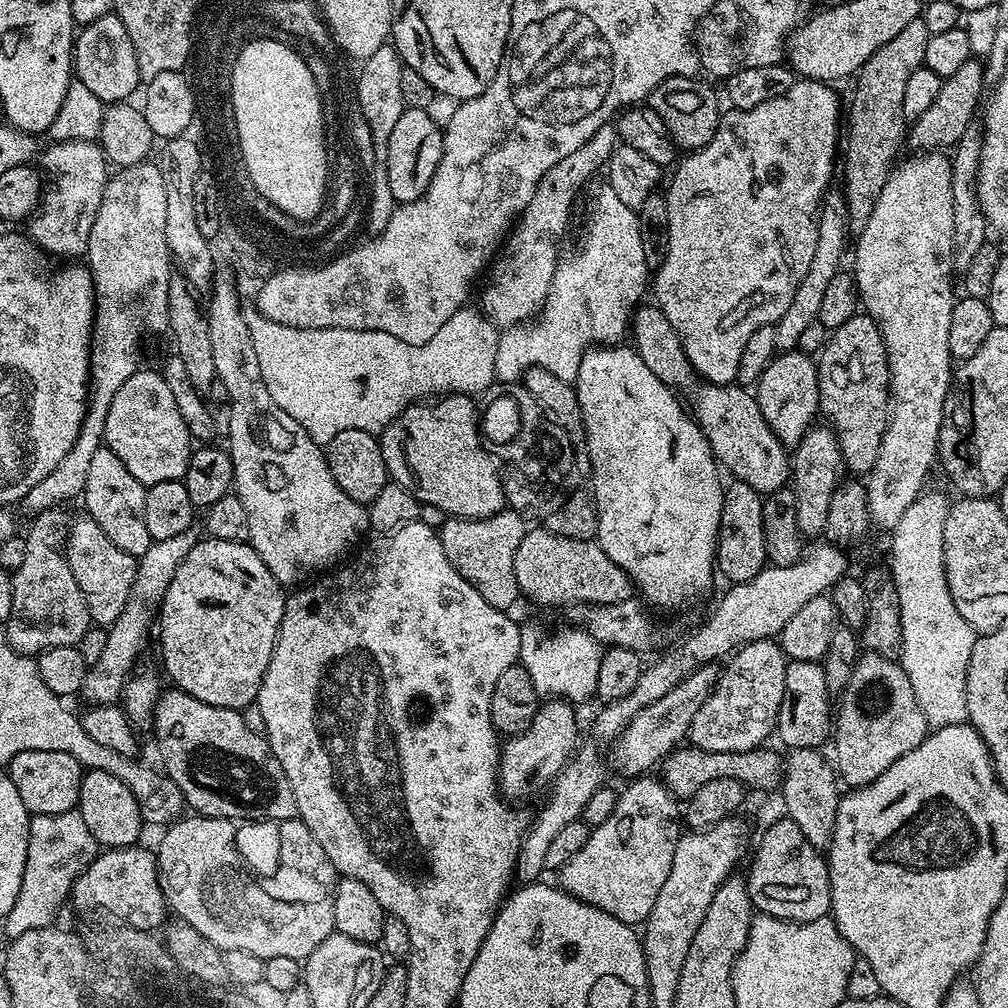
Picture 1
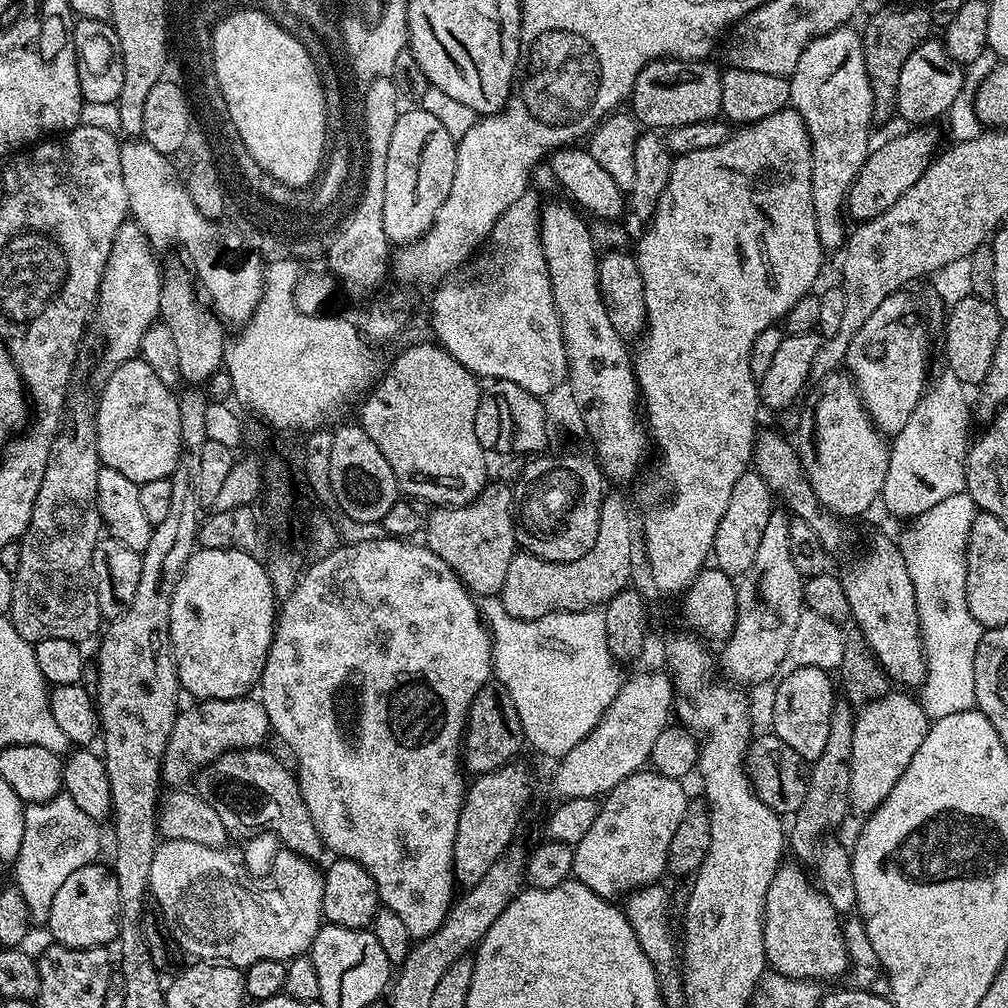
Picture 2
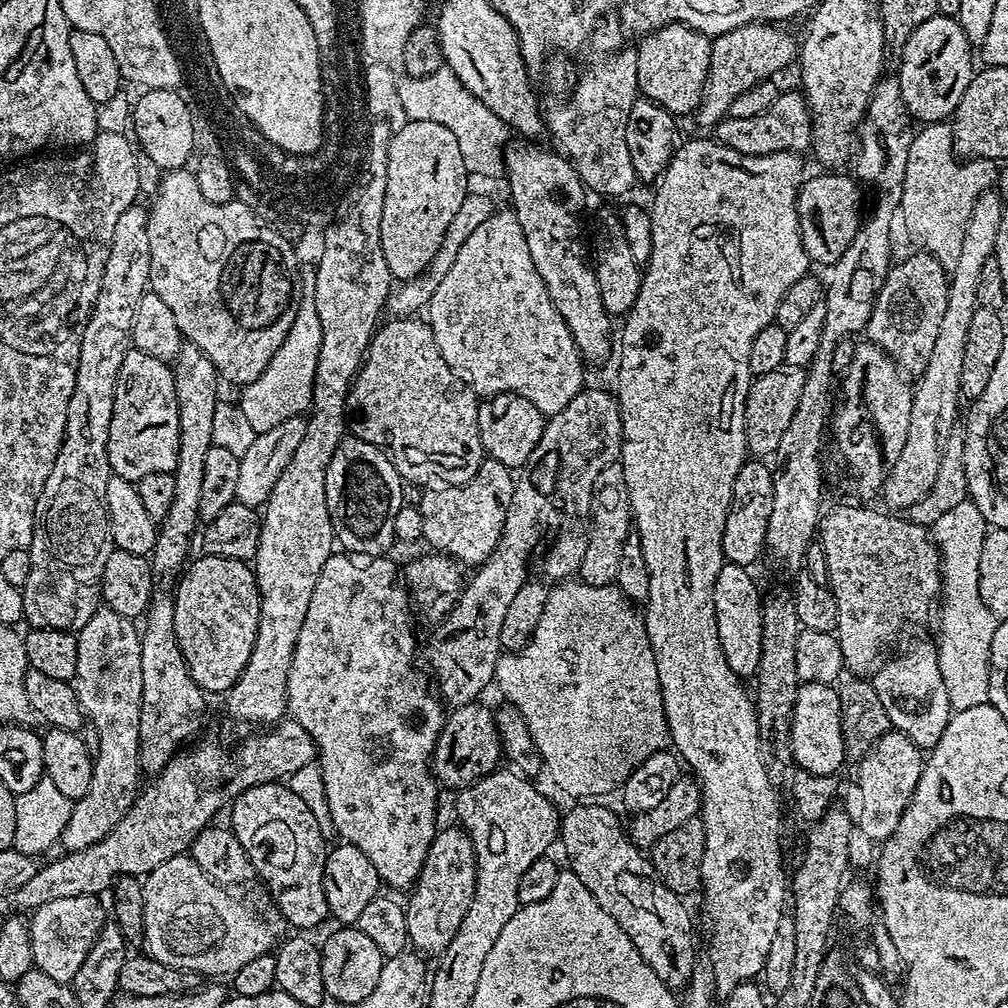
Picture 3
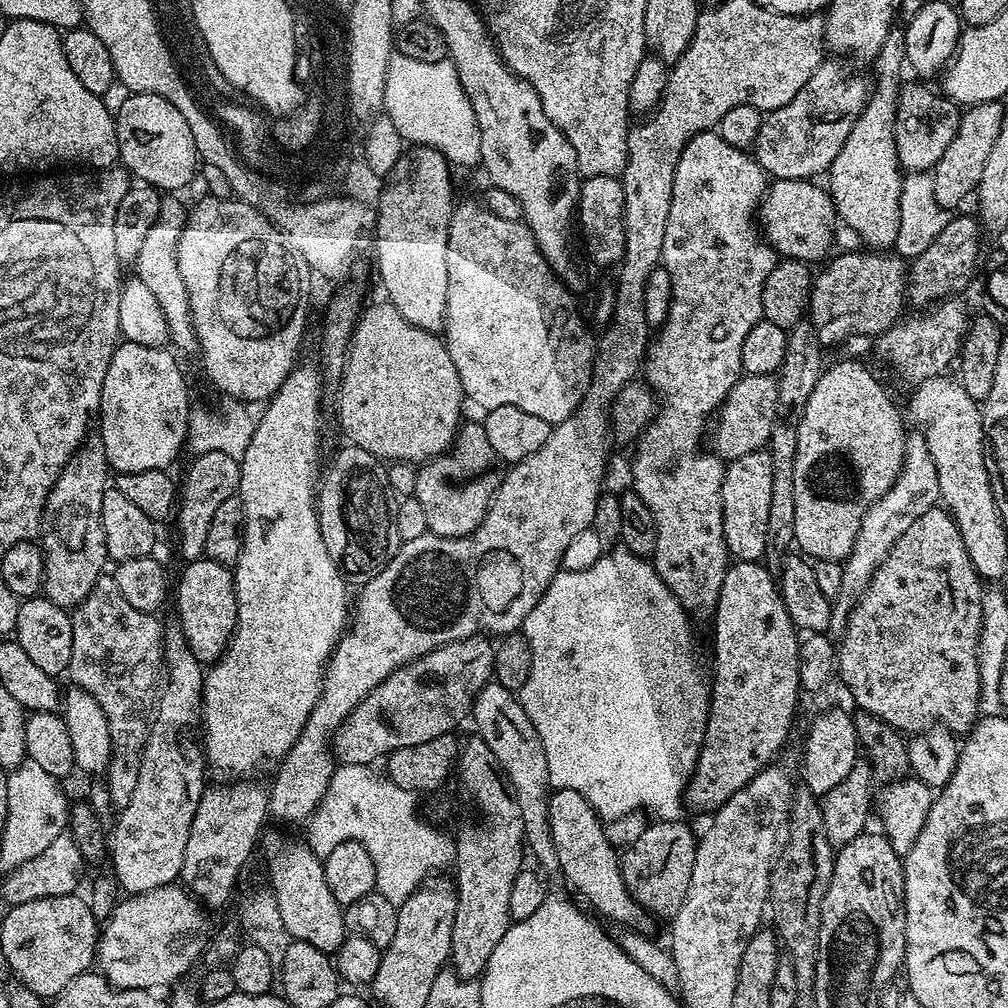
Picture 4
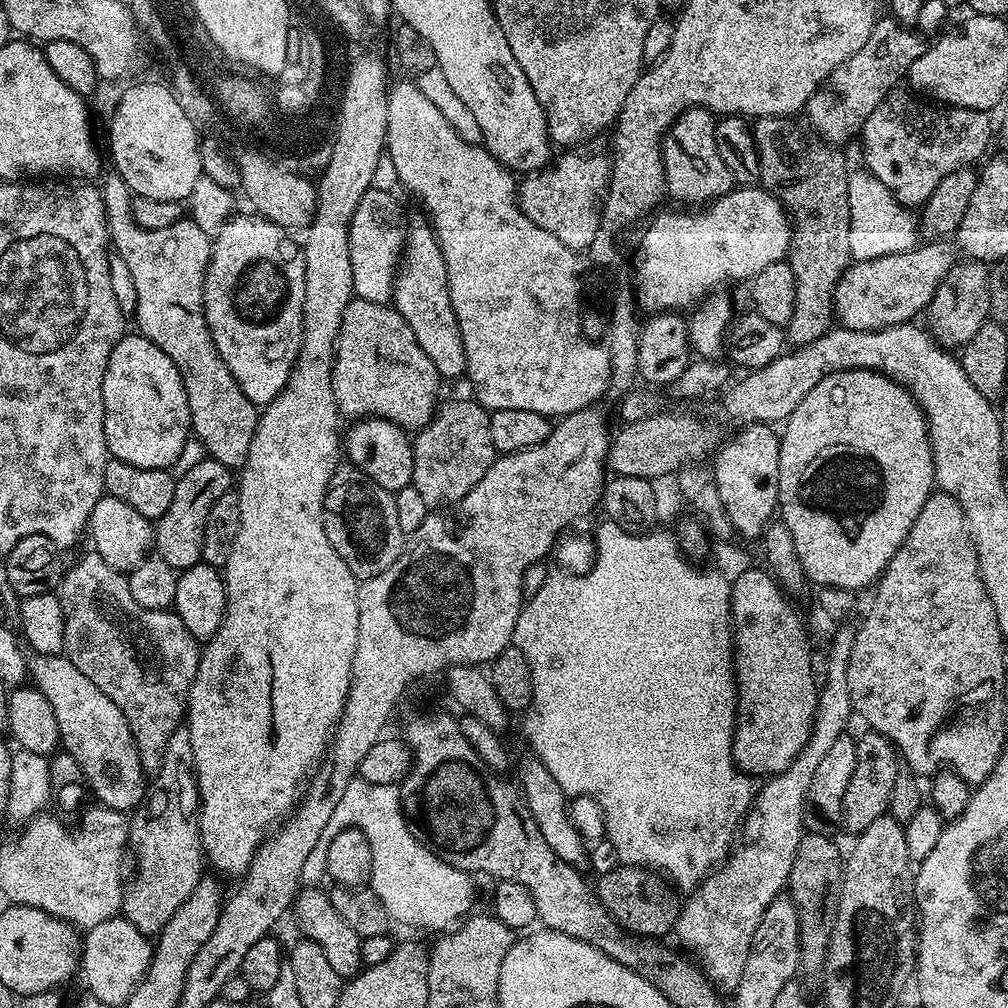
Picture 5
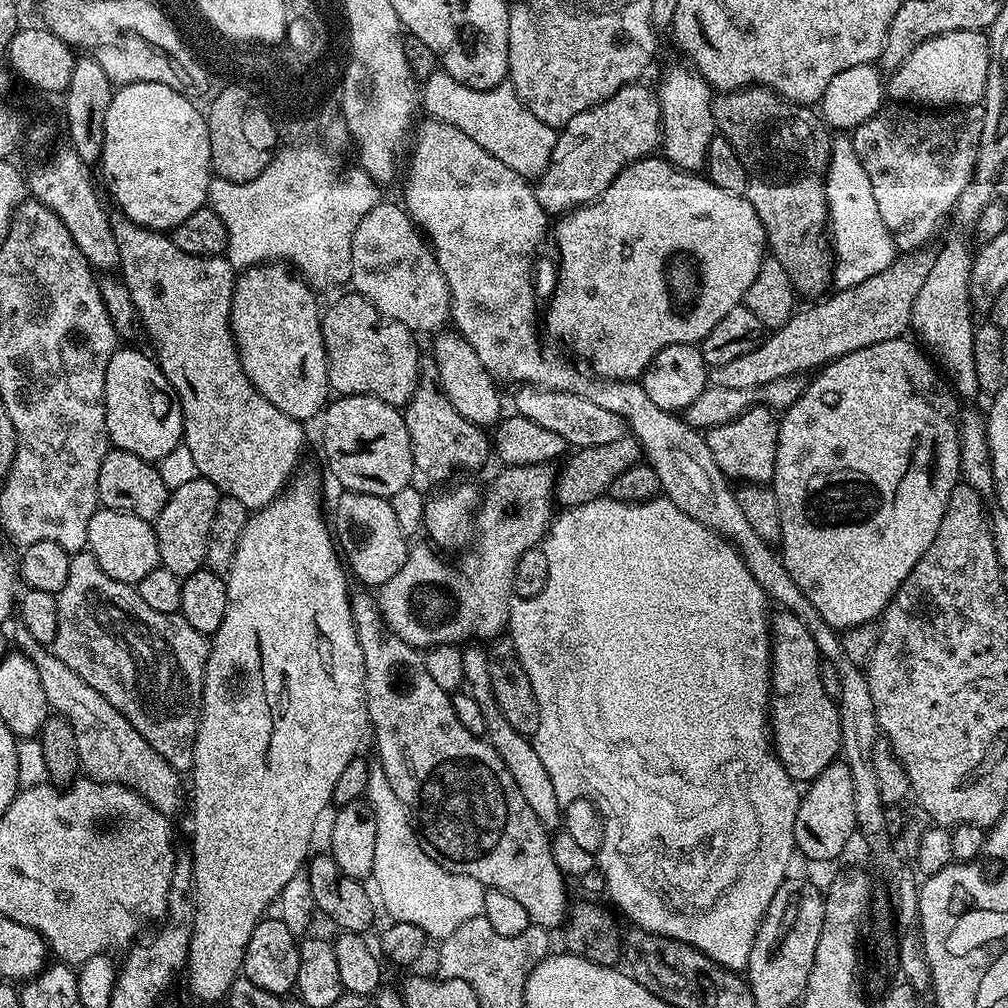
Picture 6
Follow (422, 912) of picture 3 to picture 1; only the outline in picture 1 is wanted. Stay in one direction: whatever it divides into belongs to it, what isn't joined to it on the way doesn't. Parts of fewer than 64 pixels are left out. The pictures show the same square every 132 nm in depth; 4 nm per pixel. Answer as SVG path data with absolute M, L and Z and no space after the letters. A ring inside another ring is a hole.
M545 699L529 720L528 727L503 745L498 784L509 797L532 796L539 788L547 789L569 763L572 747L576 744L576 712L572 708L575 707L569 701Z

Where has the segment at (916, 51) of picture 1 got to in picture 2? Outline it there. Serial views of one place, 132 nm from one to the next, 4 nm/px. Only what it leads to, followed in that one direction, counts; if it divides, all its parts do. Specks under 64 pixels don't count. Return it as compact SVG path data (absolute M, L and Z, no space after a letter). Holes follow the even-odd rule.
M884 8L876 12L862 28L864 57L866 58L866 74L870 78L872 91L872 107L877 121L884 120L896 112L898 98L898 74L902 74L902 66L906 66L906 58L914 54L914 50L924 40L933 35L932 19L928 8Z

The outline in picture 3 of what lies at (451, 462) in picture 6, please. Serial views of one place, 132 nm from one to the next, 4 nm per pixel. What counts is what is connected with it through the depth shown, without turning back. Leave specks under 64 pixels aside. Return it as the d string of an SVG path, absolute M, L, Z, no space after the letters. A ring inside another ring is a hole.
M485 458L475 474L455 486L432 486L418 505L422 516L423 543L451 556L461 566L479 566L498 546L516 489L513 473L502 462Z

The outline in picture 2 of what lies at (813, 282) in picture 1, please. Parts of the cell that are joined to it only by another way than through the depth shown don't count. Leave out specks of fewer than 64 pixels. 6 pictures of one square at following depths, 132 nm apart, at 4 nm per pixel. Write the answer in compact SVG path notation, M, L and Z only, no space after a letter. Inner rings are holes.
M852 26L836 28L821 36L813 36L802 50L802 58L798 58L798 66L790 77L792 86L791 107L795 108L808 130L812 140L812 205L816 229L820 239L820 247L825 250L843 249L846 243L846 201L852 183L858 178L862 166L870 151L868 131L874 125L874 109L872 107L872 91L870 78L866 74L866 58L864 42L859 31Z

